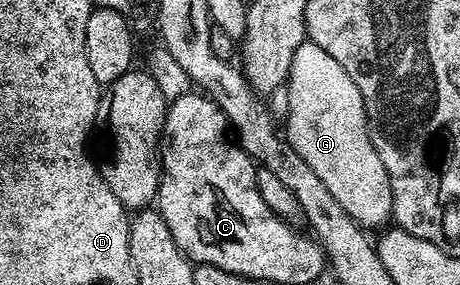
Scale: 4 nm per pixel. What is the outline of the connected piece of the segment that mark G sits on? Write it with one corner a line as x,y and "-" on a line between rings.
307,41
298,46
296,57
292,57
287,89
290,112
286,115
284,138
288,146
312,165
328,193
336,197
344,213
356,220
359,227
385,228
394,213
392,185
388,169
384,169
384,161
380,161
380,153
370,139
364,97
360,97
356,81
344,73
336,57
328,57
320,45

